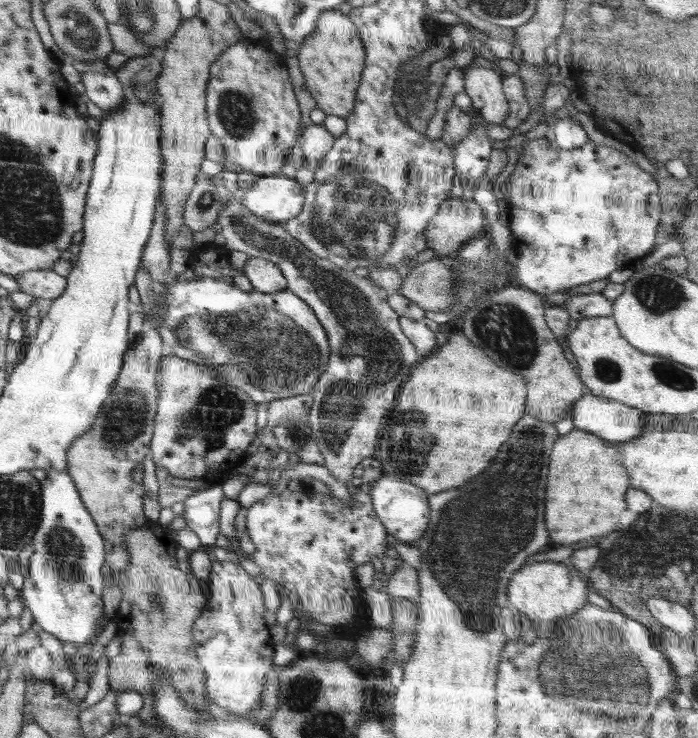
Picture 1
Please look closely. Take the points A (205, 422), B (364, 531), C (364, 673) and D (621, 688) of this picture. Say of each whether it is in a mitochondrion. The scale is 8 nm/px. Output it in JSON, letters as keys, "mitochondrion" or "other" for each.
{"A":"mitochondrion","B":"other","C":"other","D":"mitochondrion"}

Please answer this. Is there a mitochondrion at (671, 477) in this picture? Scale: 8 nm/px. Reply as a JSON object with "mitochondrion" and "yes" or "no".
{"mitochondrion":"no"}

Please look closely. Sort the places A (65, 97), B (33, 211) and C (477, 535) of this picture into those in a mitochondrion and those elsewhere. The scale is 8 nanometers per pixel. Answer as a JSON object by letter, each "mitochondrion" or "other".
{"A":"other","B":"mitochondrion","C":"mitochondrion"}

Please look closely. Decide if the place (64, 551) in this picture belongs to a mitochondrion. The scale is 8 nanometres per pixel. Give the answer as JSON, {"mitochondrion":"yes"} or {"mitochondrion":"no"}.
{"mitochondrion":"yes"}

